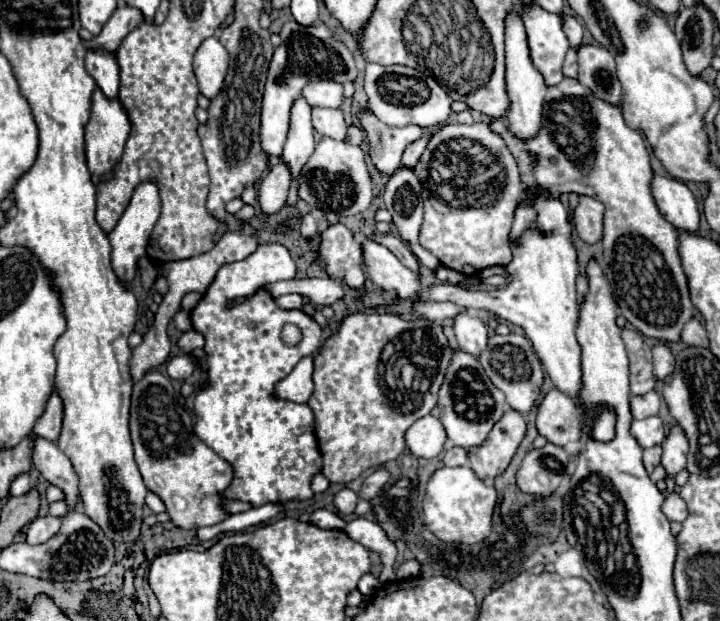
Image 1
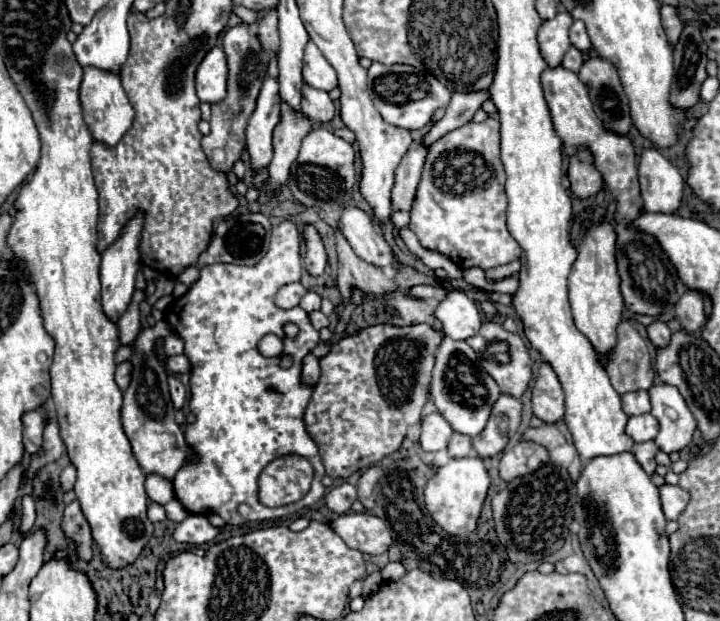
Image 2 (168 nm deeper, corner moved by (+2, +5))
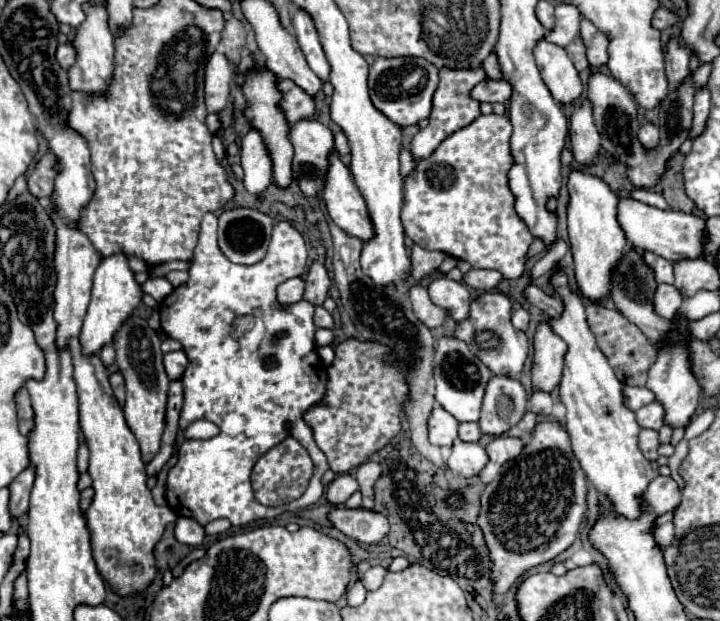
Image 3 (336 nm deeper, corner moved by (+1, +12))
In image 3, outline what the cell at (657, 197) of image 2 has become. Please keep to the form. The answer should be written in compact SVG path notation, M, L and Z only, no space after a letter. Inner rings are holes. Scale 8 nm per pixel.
M653 124L641 126L641 130L639 130L639 142L641 142L643 148L647 148L647 150L657 148L657 146L659 146L659 130L657 130Z

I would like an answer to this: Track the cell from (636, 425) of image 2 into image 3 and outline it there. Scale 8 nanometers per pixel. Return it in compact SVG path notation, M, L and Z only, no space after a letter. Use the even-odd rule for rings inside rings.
M651 402L643 408L639 408L635 412L637 416L637 424L641 428L651 428L651 430L659 430L663 426L663 406L659 402Z

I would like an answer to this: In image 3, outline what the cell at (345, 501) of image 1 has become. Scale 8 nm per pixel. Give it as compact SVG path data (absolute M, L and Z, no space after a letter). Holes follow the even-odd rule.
M339 474L329 486L327 486L327 500L335 506L341 506L347 502L347 498L359 490L359 484L357 480L351 476L351 474Z

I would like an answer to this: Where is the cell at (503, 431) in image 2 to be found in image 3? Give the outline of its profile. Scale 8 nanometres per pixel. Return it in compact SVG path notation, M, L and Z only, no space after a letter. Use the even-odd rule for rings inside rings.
M493 376L485 390L479 428L483 434L501 436L509 432L525 414L527 396L517 378Z

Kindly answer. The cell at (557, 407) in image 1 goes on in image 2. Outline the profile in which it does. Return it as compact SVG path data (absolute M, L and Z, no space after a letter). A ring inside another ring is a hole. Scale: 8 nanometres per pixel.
M542 363L532 389L532 409L534 415L544 423L556 423L564 417L564 393L554 369Z

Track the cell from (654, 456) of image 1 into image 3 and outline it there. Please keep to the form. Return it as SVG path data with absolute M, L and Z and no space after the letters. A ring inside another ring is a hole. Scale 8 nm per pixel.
M641 430L639 432L639 448L643 452L643 456L647 460L657 460L657 448L659 448L659 442L657 442L657 432L655 430Z

